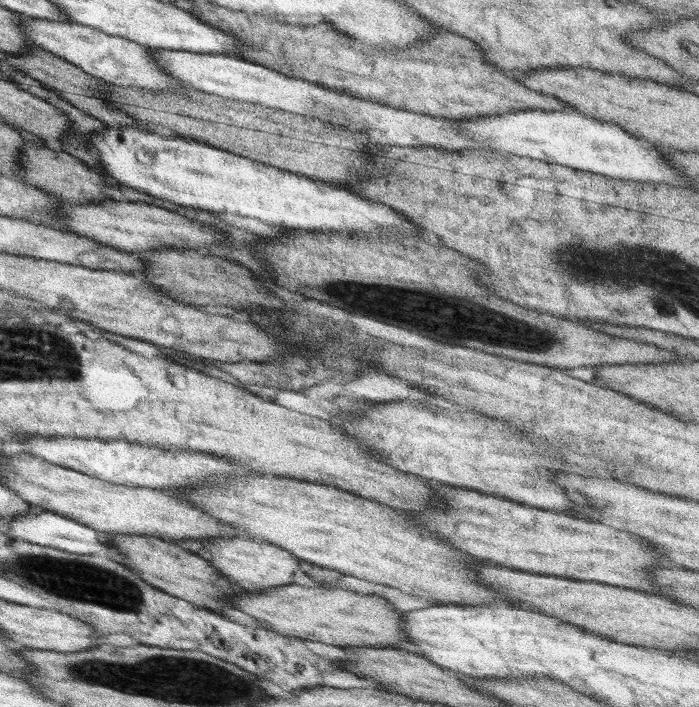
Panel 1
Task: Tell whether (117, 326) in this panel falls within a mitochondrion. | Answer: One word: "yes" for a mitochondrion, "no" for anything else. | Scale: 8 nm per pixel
no

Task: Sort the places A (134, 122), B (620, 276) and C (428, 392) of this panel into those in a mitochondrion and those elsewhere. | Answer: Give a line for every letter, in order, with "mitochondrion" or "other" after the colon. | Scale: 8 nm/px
A: other
B: mitochondrion
C: other

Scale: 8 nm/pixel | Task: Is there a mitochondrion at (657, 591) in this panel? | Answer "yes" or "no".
no

